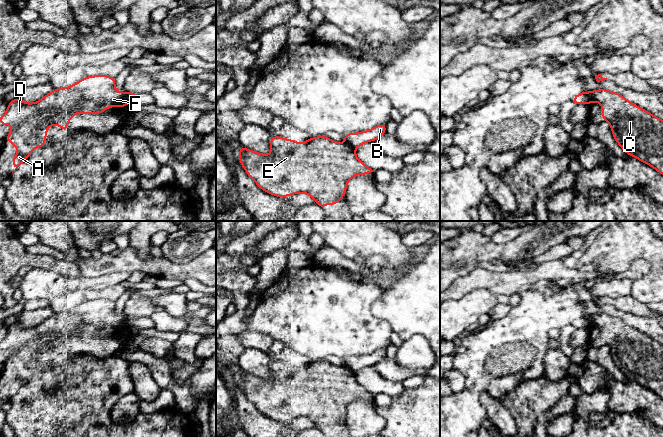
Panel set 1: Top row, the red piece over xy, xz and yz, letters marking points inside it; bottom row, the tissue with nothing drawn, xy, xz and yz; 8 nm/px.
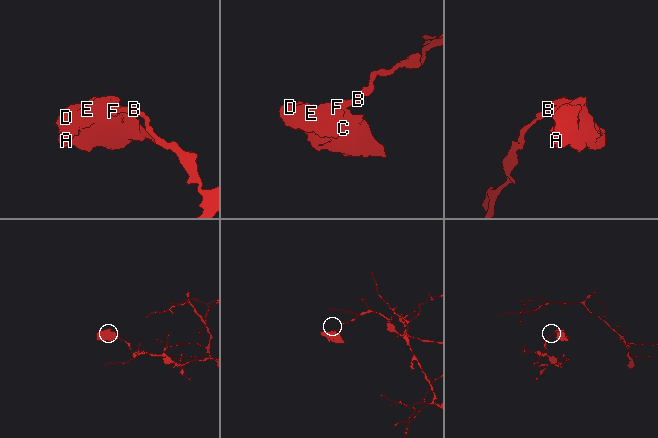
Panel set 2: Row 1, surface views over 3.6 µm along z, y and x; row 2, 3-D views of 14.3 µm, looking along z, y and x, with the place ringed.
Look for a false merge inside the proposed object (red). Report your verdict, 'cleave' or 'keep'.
cleave

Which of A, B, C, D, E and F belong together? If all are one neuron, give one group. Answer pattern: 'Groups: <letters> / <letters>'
Groups: A C D E F / B

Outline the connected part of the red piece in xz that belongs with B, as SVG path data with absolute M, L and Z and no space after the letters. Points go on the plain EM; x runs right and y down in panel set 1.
M386 347L377 349L376 351L367 355L359 357L348 357L342 360L344 361L348 369L356 373L363 367L376 365L385 357L386 357Z

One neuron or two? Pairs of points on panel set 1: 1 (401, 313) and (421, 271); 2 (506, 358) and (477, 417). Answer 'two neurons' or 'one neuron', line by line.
1: one neuron
2: one neuron

